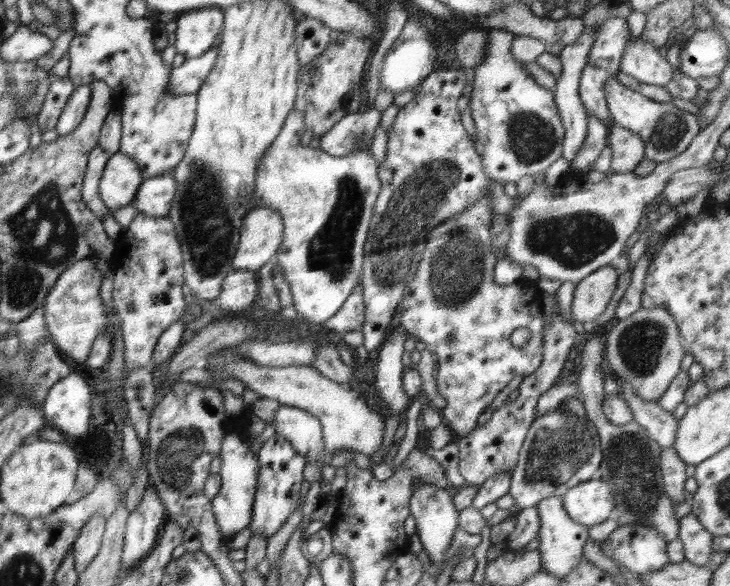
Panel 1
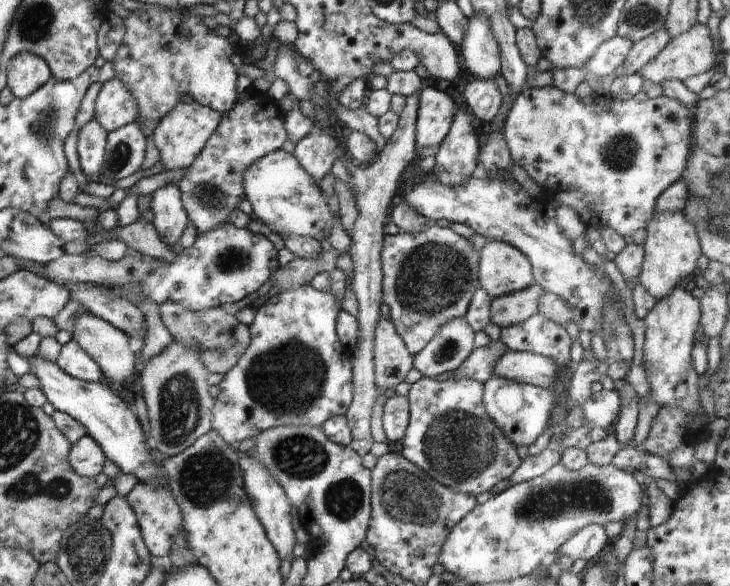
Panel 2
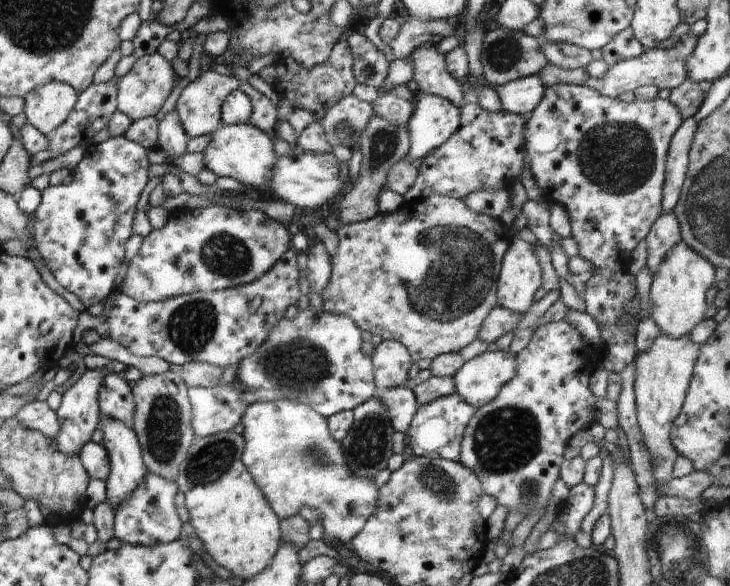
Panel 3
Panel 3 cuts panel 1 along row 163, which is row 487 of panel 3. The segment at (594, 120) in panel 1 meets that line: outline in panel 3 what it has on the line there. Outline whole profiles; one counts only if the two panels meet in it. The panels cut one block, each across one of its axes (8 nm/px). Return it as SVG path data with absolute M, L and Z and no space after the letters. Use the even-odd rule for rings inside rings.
M584 481L569 489L566 499L566 502L568 502L568 513L563 515L566 525L566 534L564 536L572 538L580 530L582 520L592 510L594 498L596 498L594 488L584 484Z

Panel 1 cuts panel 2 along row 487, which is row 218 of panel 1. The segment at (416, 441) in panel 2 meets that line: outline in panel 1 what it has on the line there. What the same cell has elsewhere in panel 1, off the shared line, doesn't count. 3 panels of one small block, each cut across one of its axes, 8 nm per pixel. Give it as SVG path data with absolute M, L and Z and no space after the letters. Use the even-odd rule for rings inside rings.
M490 193L484 194L482 199L478 199L476 203L468 205L468 209L460 211L460 215L454 215L450 219L444 220L444 223L440 223L438 227L434 227L432 231L424 234L424 250L422 251L422 261L414 274L414 279L408 284L406 291L404 292L402 301L399 303L402 305L402 312L400 312L400 324L401 327L407 331L407 335L415 338L416 340L426 343L426 347L429 352L432 352L437 356L438 373L435 373L435 380L437 381L437 389L439 390L442 398L446 400L446 407L441 410L443 421L445 424L451 427L455 438L466 436L472 432L478 425L478 418L486 411L498 392L500 392L507 384L514 378L514 376L528 376L532 372L540 368L540 364L543 360L543 336L542 336L542 324L543 324L543 299L546 294L541 292L541 288L537 285L536 281L529 281L525 279L518 280L514 284L510 284L508 287L499 286L493 282L494 269L497 264L498 258L496 252L491 251L492 236L490 235L490 228L492 228L492 218L494 218L494 212L492 212L492 202L490 201ZM526 327L532 337L526 342L524 347L516 348L511 342L511 335L517 328ZM448 335L455 335L455 341L449 343L446 341Z

